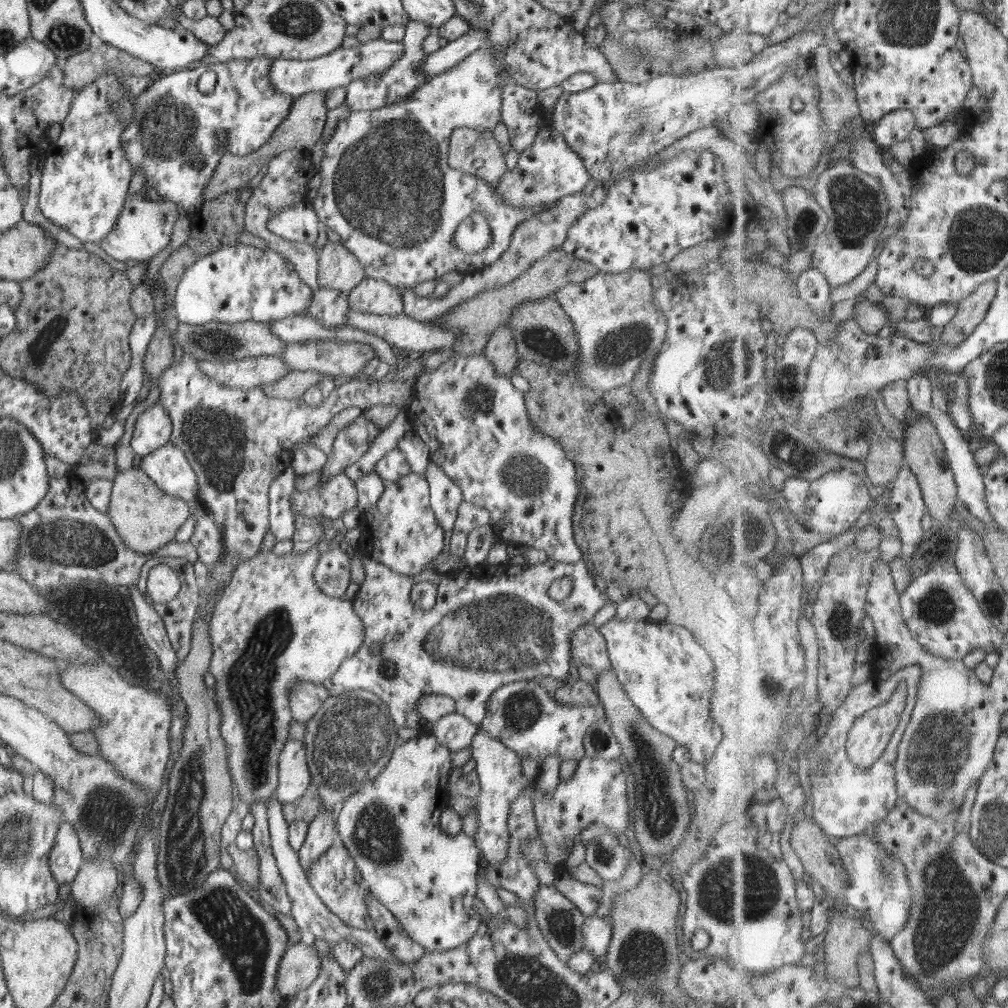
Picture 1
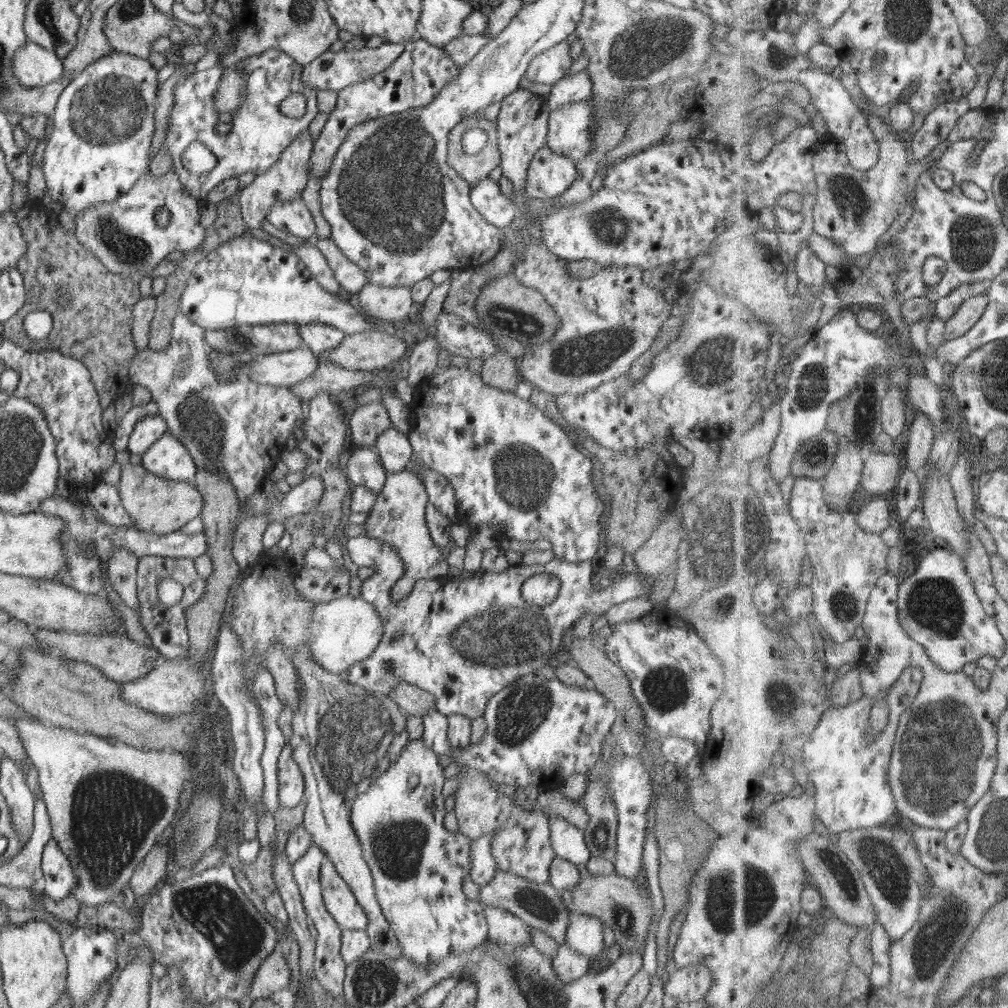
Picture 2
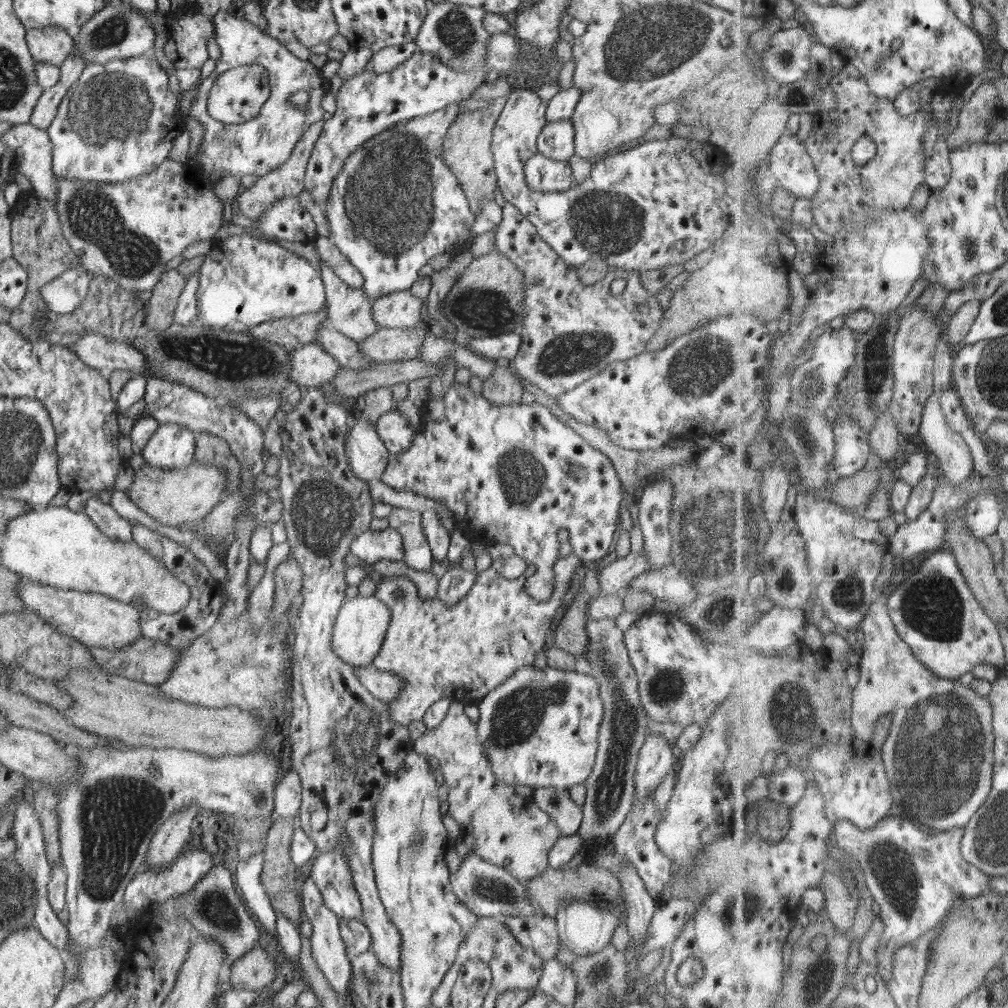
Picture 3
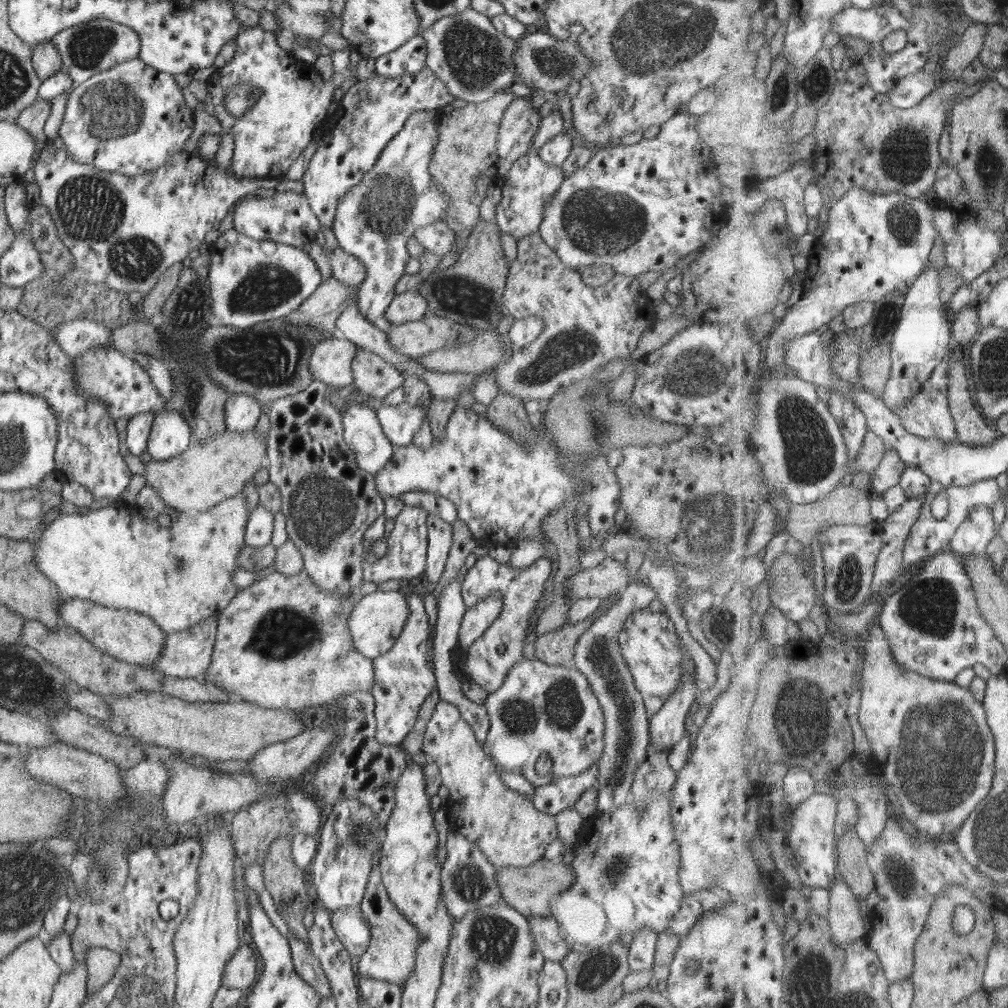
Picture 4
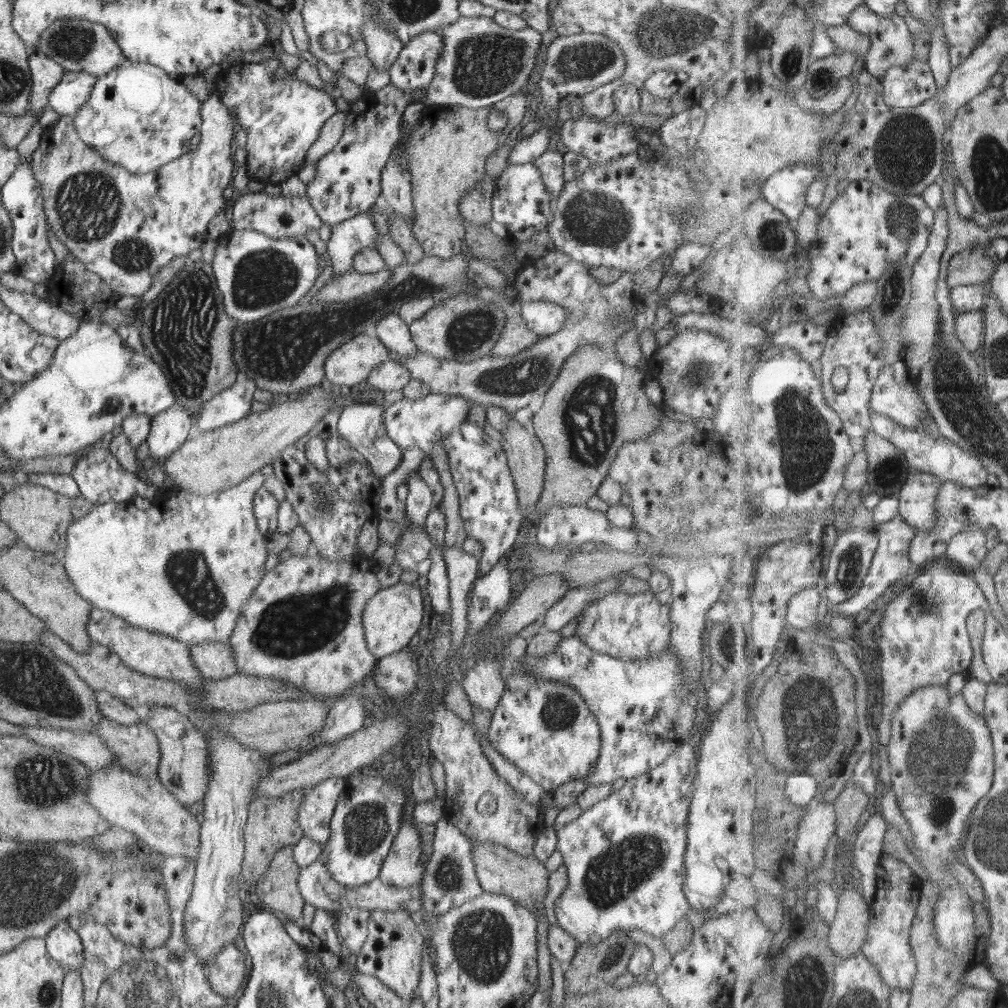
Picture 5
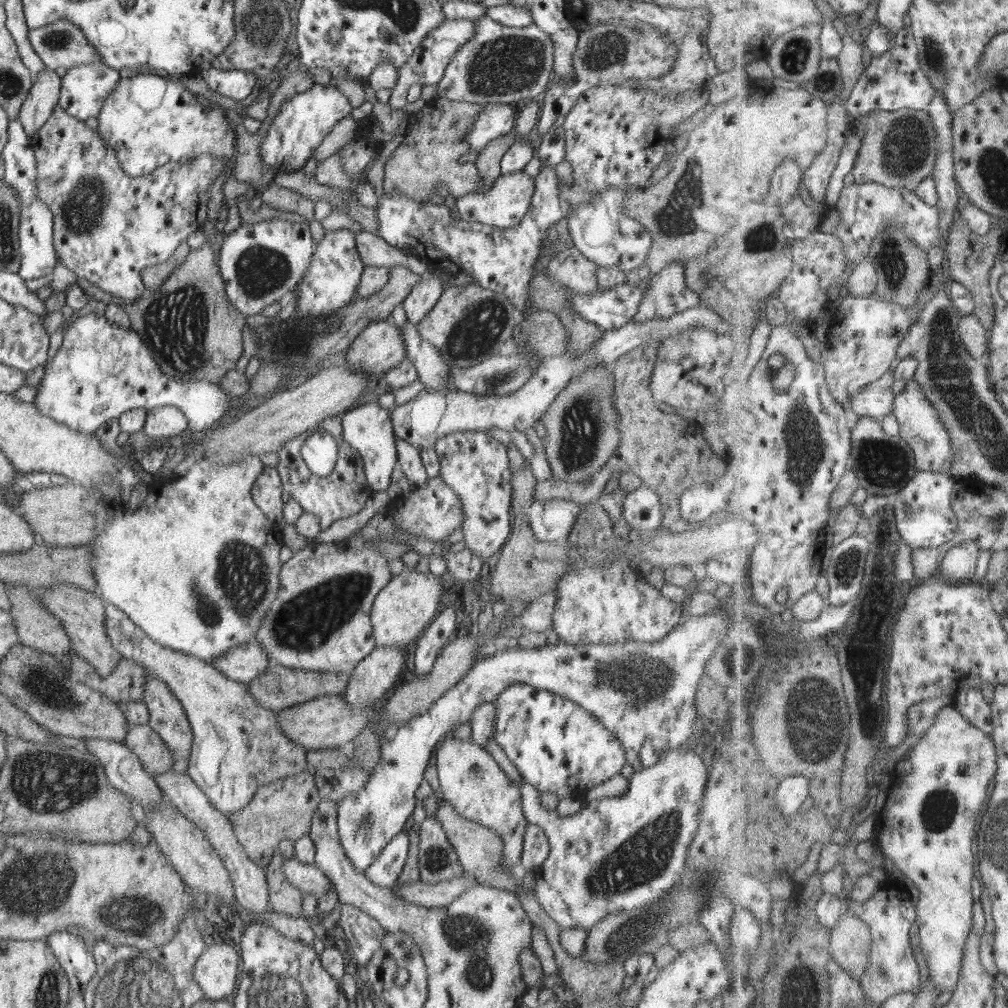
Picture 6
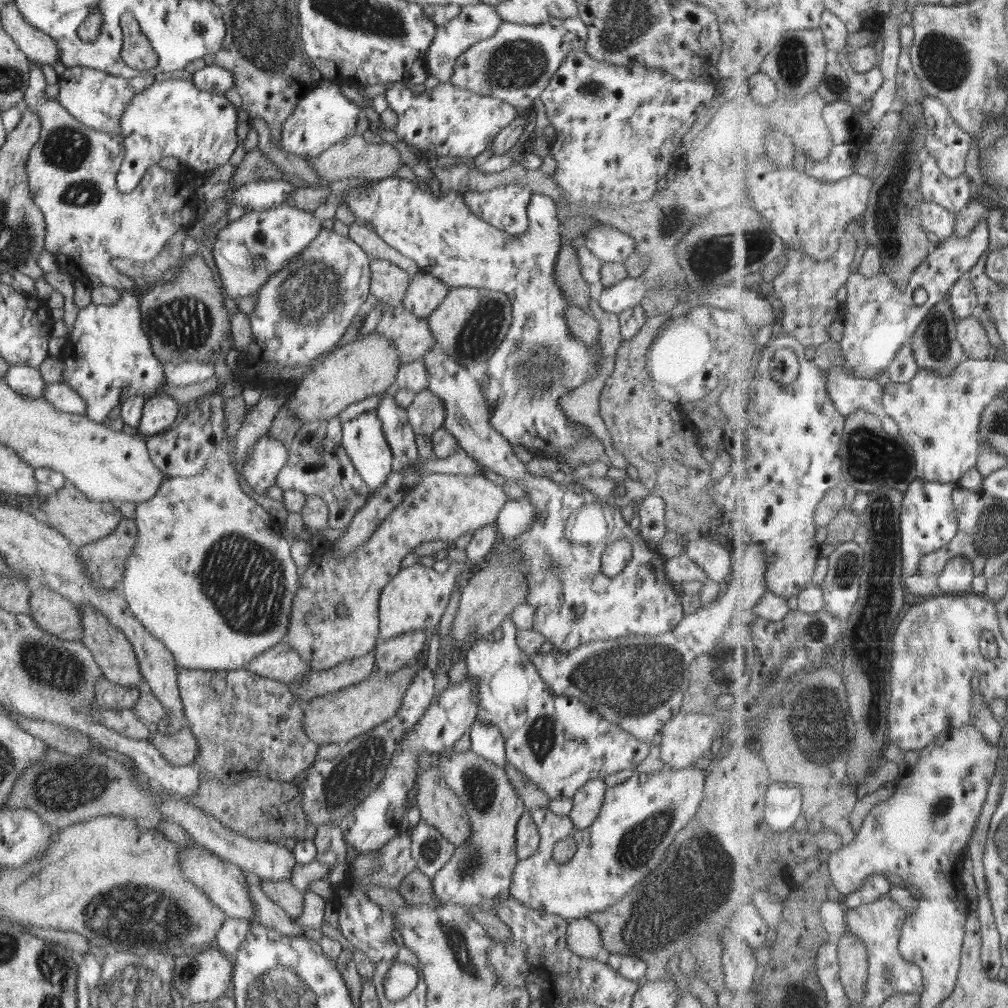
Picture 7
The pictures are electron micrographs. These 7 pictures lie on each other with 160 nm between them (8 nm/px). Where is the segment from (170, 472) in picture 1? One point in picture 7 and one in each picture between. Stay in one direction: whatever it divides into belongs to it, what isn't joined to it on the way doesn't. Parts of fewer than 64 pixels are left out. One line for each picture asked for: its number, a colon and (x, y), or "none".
2: (168, 458)
3: (172, 446)
4: (170, 434)
5: (168, 432)
6: (166, 423)
7: (159, 413)

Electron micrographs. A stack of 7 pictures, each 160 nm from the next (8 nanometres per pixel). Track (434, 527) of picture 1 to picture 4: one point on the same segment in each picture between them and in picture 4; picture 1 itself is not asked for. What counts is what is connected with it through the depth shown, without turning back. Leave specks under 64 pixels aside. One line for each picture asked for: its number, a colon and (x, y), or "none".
2: (397, 515)
3: (417, 554)
4: (406, 558)

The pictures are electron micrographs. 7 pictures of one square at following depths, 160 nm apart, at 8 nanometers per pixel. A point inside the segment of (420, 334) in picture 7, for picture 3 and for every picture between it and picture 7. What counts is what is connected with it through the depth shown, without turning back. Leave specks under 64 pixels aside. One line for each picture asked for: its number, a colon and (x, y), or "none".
3: (311, 366)
4: (331, 361)
5: (349, 364)
6: (379, 347)

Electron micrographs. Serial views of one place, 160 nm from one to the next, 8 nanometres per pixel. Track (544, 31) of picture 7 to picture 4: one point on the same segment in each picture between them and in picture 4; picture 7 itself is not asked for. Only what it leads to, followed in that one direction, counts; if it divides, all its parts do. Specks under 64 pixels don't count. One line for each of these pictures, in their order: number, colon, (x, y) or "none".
4: (474, 60)
5: (482, 62)
6: (500, 64)

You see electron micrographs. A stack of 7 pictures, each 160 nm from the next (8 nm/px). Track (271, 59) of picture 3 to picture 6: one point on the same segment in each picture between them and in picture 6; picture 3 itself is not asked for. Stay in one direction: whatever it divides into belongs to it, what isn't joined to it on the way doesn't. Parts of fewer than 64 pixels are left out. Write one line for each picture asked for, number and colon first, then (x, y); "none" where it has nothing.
4: (294, 100)
5: (282, 118)
6: (303, 123)

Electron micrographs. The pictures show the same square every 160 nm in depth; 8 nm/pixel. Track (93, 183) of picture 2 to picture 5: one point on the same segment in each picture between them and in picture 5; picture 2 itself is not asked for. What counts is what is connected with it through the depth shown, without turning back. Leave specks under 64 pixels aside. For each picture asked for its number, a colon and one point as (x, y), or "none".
3: (117, 122)
4: (130, 119)
5: (138, 117)

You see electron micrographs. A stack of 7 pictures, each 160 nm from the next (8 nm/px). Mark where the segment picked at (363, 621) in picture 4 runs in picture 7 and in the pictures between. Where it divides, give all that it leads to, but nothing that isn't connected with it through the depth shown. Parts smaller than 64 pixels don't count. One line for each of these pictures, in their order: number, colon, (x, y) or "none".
5: (392, 616)
6: (411, 600)
7: (417, 597)

